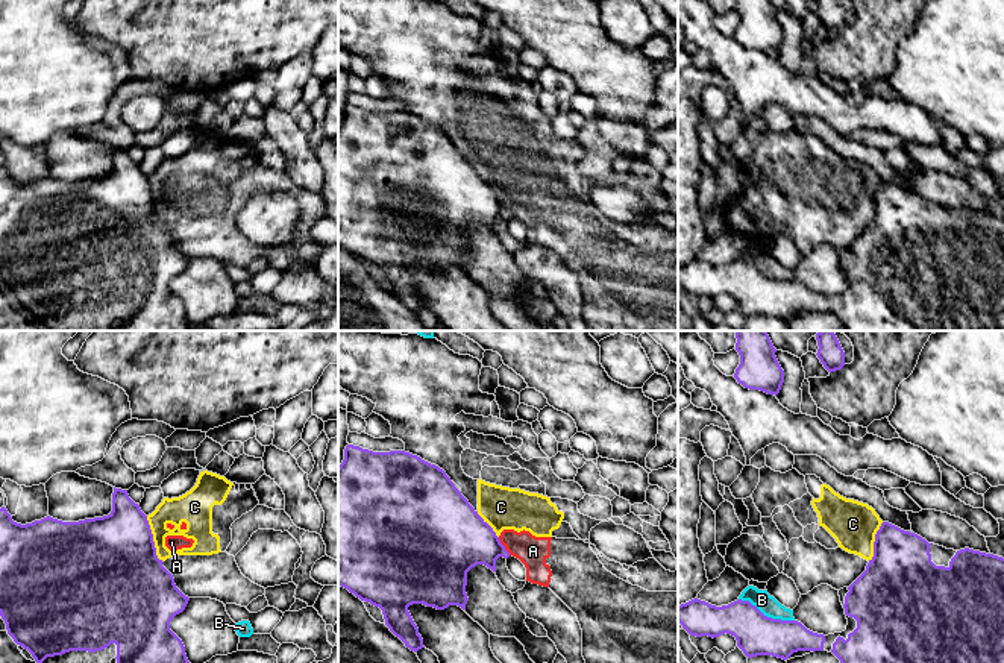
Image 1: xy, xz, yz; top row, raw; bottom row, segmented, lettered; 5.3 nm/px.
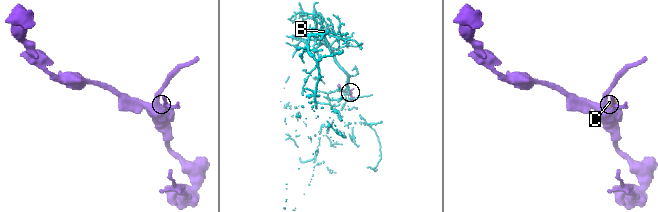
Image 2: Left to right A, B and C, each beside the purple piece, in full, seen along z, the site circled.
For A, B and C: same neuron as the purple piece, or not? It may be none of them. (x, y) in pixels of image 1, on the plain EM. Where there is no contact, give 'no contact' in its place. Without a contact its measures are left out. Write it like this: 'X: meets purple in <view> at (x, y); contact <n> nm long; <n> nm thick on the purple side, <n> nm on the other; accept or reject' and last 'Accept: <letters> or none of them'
A: meets purple in xz at (504, 207); contact 120 nm long; 340 nm thick on the purple side, 160 nm on the other; reject
B: meets purple in yz at (766, 276); contact 320 nm long; 220 nm thick on the purple side, 100 nm on the other; reject
C: meets purple in xy at (152, 199); contact 260 nm long; 480 nm thick on the purple side, 150 nm on the other; reject
Accept: none of them

